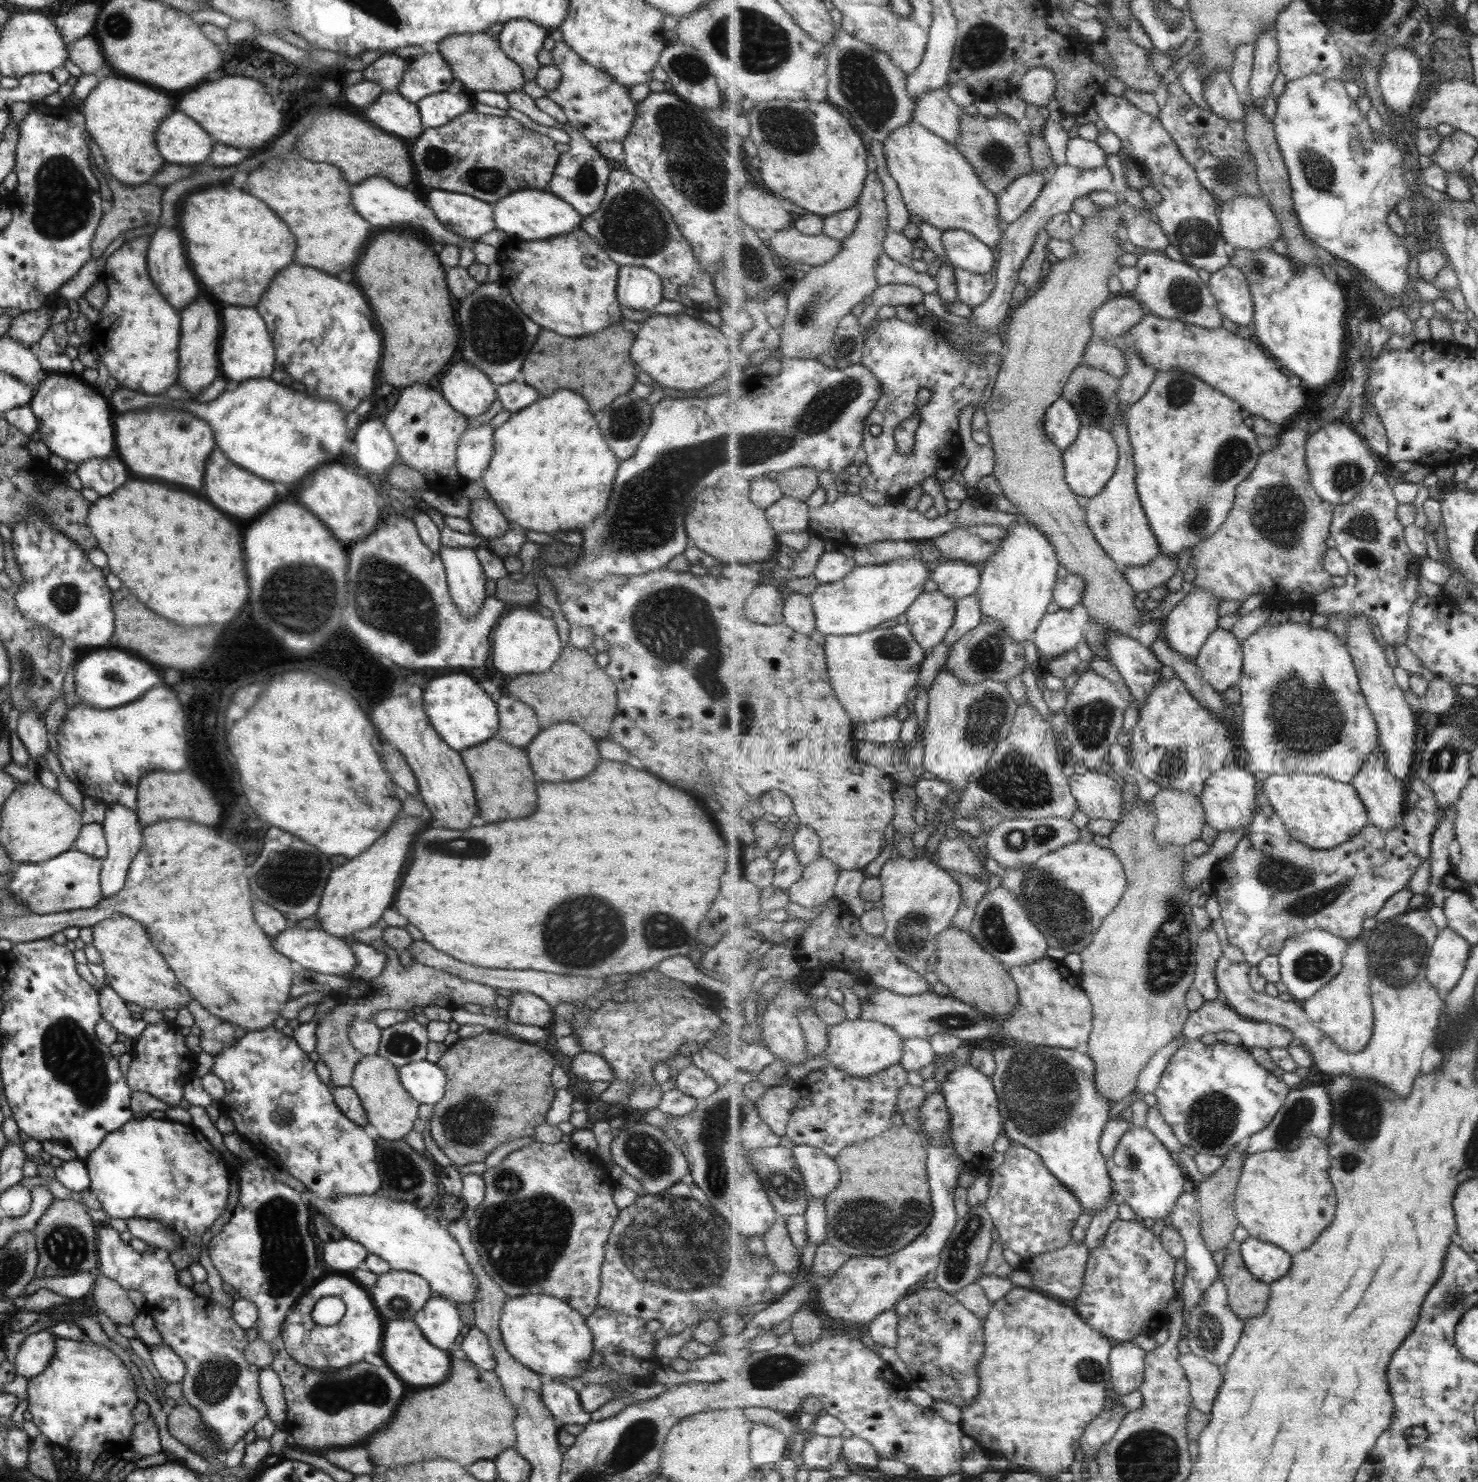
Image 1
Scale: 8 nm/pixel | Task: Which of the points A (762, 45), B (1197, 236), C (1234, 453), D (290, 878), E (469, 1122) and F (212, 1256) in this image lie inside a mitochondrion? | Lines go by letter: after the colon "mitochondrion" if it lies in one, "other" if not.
A: mitochondrion
B: mitochondrion
C: mitochondrion
D: mitochondrion
E: mitochondrion
F: other

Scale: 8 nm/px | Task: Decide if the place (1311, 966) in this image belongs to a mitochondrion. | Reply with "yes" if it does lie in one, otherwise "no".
yes

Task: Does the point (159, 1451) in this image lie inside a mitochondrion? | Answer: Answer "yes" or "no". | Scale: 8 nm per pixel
no

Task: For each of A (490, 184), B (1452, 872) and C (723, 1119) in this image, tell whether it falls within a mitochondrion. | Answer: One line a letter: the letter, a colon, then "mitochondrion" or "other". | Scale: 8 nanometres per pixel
A: mitochondrion
B: other
C: mitochondrion

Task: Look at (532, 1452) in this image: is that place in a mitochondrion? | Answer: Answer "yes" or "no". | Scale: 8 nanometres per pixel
no

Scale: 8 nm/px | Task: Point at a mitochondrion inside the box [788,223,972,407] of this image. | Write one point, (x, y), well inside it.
(805, 315)

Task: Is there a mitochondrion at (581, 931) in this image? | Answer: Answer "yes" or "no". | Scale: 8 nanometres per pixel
yes

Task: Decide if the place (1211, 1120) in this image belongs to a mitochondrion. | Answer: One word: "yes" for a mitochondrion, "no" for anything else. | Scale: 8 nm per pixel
yes

